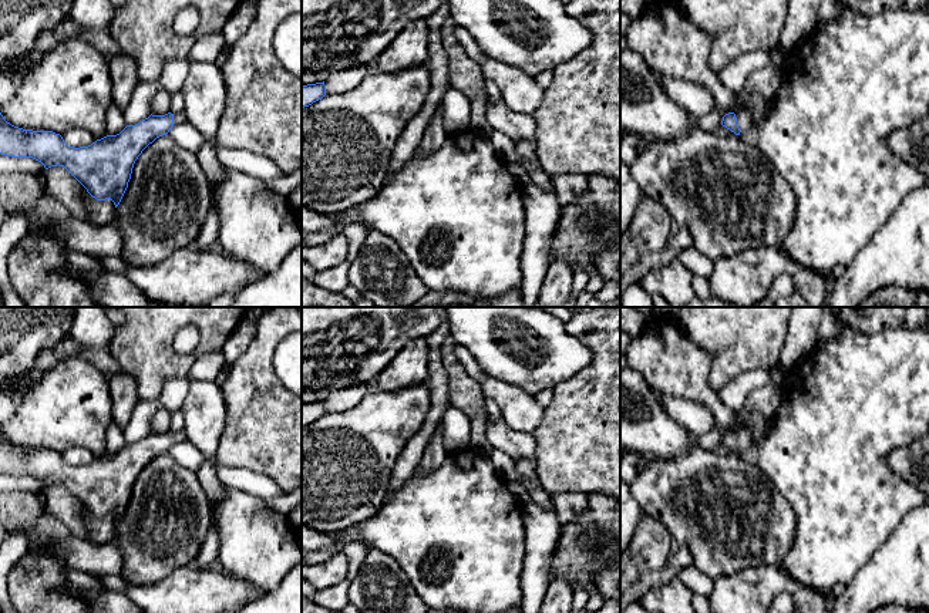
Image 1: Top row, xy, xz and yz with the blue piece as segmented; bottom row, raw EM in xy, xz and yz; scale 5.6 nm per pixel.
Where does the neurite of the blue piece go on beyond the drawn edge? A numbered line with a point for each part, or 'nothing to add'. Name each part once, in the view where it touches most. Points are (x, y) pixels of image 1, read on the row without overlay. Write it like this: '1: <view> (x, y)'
1: yz (744, 437)

